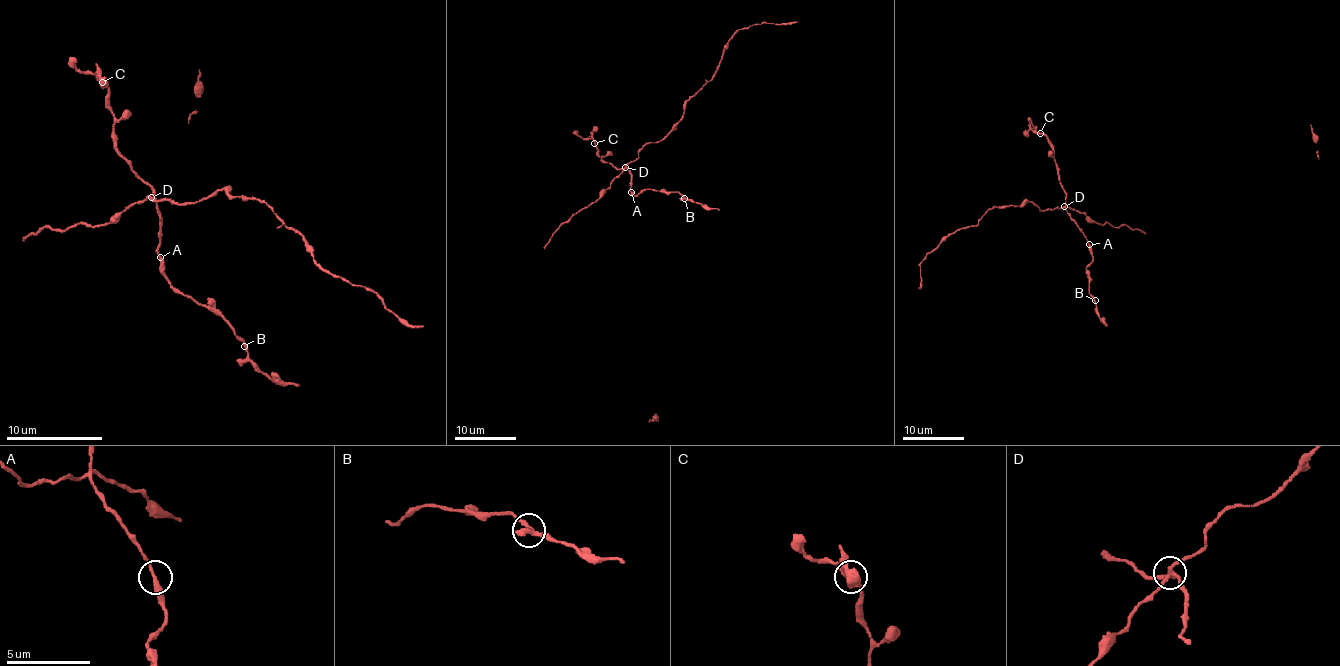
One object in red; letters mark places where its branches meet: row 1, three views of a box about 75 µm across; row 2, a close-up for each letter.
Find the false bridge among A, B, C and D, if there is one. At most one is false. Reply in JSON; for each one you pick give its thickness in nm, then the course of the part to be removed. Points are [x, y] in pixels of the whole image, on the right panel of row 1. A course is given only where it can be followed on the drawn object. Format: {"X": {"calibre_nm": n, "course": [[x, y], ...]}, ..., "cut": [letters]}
{"D": {"calibre_nm": 220, "course": [[1064, 206], [1042, 210], [1029, 201], [994, 206], [976, 226], [958, 229], [926, 256], [920, 264], [918, 288]]}, "cut": ["D"]}

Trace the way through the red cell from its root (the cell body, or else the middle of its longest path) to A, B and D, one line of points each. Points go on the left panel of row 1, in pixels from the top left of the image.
A: (117, 218), (134, 204), (150, 197), (160, 218), (160, 257)
B: (117, 218), (134, 204), (150, 197), (160, 218), (158, 257), (165, 279), (182, 293), (208, 305), (244, 346)
D: (117, 218), (136, 202), (150, 197)

